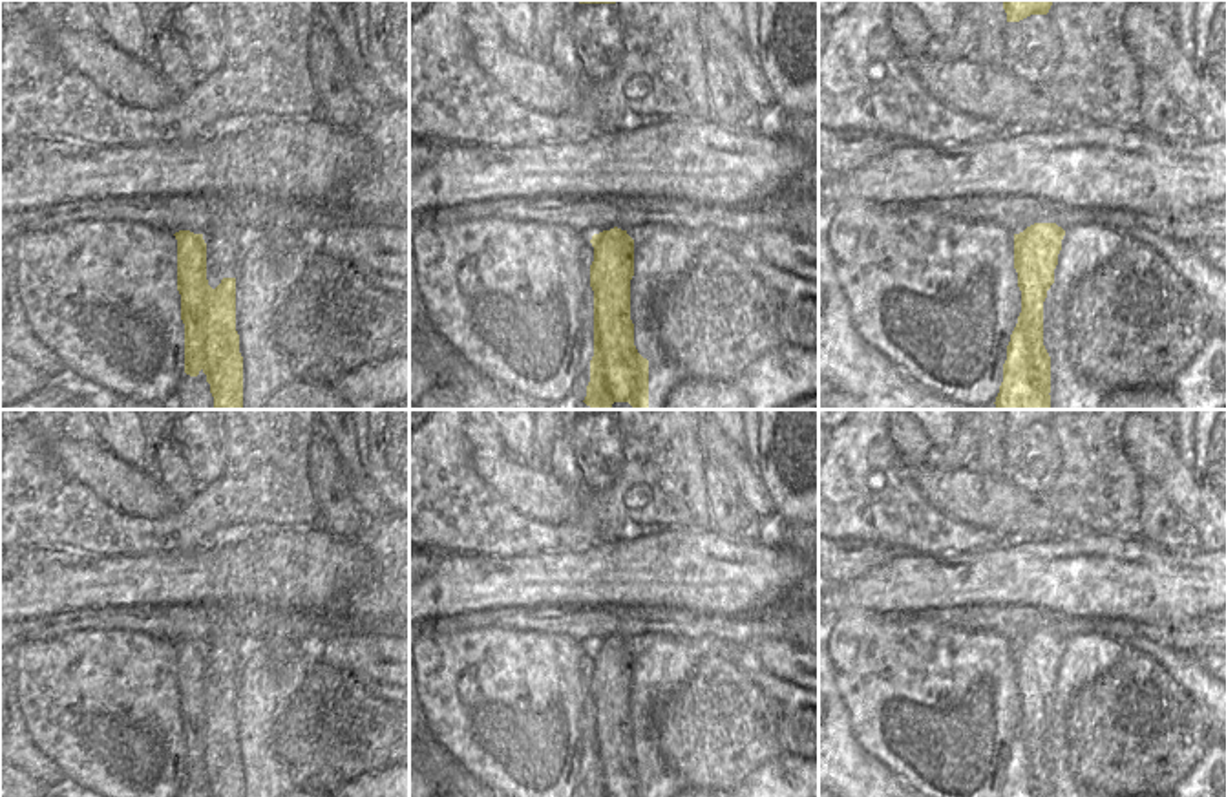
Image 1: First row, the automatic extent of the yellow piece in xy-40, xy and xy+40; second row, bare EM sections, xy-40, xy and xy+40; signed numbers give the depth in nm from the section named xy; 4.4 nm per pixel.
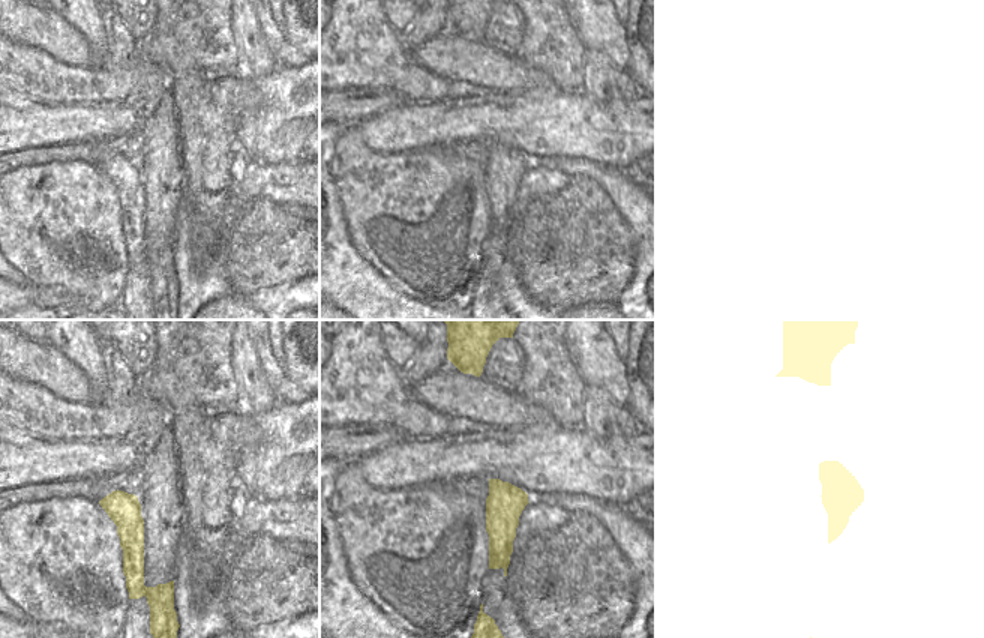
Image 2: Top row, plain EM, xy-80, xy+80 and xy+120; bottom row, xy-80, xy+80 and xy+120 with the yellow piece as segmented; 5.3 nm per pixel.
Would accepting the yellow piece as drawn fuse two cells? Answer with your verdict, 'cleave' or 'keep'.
cleave

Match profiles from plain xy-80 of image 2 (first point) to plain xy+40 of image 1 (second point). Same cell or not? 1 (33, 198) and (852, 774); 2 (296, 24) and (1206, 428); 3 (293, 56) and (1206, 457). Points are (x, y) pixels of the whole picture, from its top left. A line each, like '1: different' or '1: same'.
1: different
2: same
3: different

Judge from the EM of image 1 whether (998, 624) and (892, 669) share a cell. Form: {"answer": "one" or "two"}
{"answer": "two"}

